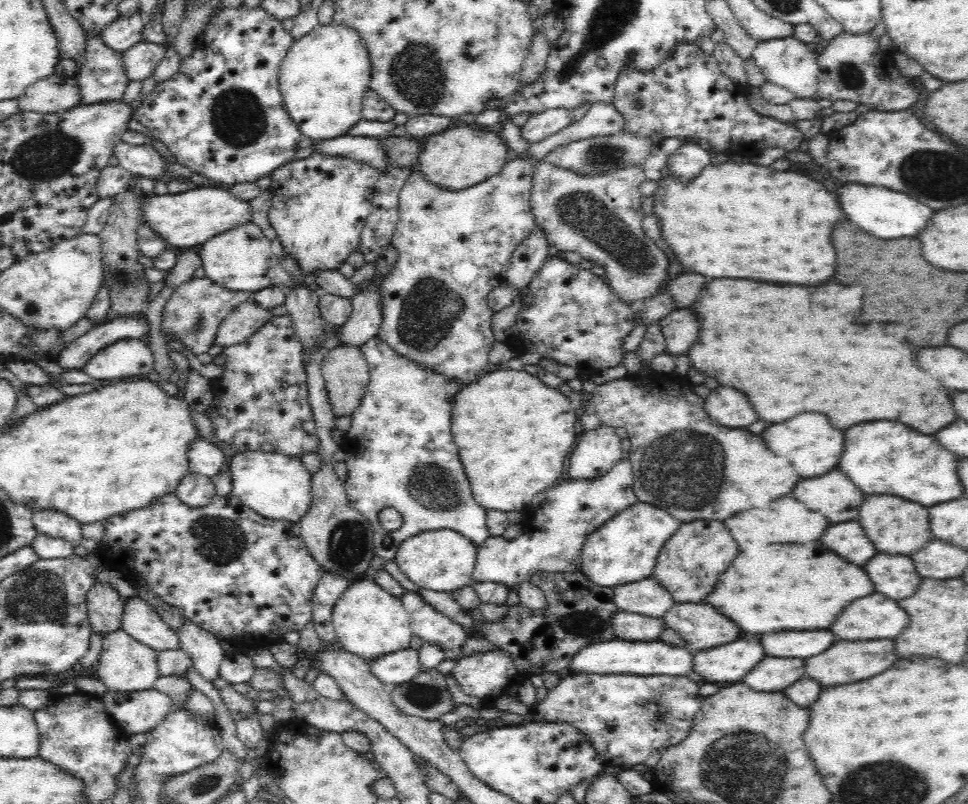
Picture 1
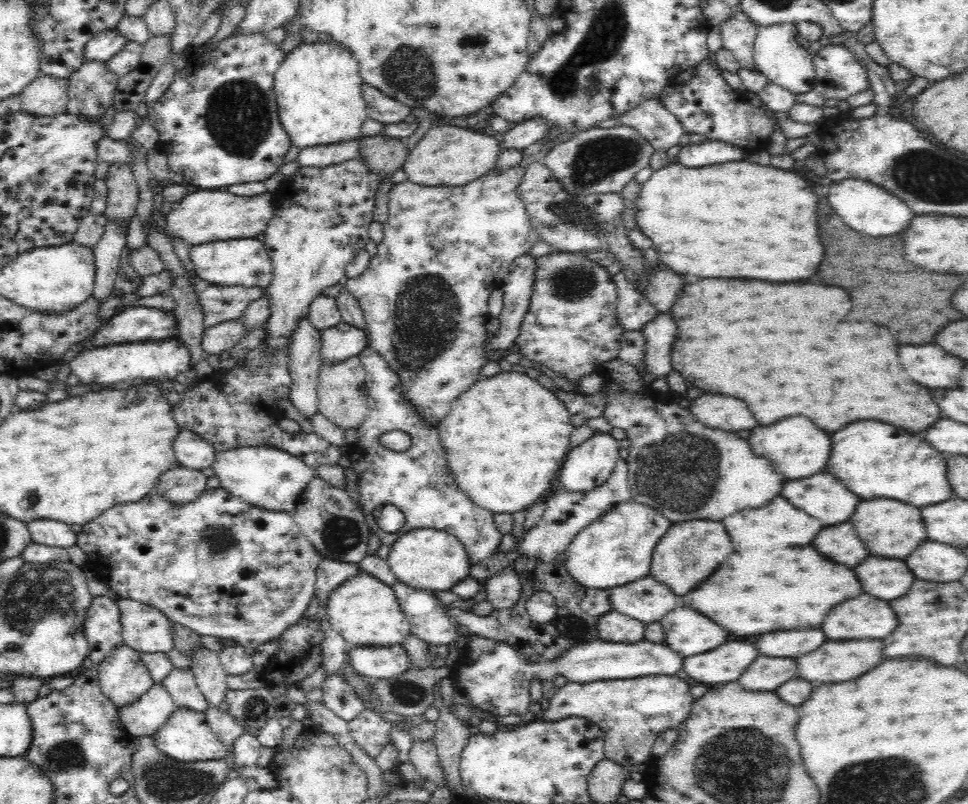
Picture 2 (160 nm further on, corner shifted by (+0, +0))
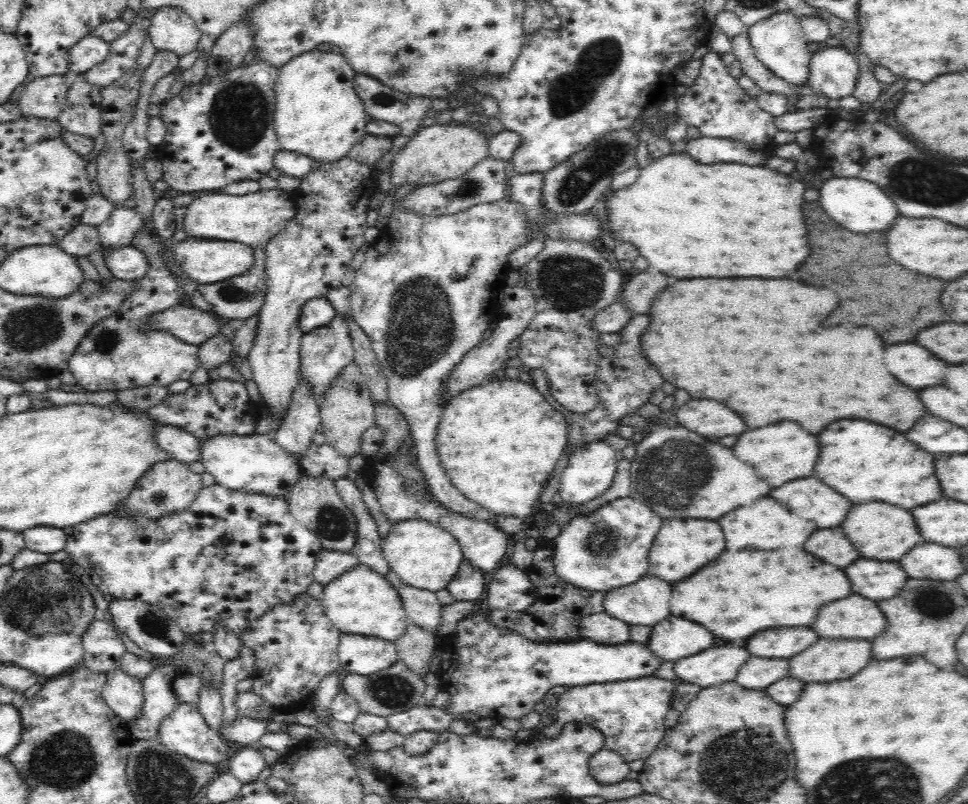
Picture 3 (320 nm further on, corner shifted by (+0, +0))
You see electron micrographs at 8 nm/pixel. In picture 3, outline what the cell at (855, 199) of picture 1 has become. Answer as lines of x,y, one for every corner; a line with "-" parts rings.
832,178
832,180
824,182
818,192
820,192
820,204
822,204
824,212
828,212
834,222
838,222
840,226
854,230
854,232
864,234
864,232
888,230
892,220
898,216
894,201
886,196
876,184
870,184
866,180

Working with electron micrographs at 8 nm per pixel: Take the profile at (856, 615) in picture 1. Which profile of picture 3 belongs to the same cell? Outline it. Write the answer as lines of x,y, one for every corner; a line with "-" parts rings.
850,594
836,604
826,604
818,610
818,616
810,628
820,638
844,638
844,640
872,640
886,626
886,620
872,600
858,594

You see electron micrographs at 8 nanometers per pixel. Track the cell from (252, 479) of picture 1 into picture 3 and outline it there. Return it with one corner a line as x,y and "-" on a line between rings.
216,434
199,440
200,462
205,472
214,476
216,484
230,490
259,492
268,496
283,497
300,478
301,466
292,455
273,441
271,435

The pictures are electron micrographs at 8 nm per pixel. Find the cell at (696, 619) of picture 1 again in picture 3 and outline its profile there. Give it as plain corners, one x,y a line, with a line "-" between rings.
668,616
664,622
654,624
652,632
650,632
650,640
648,640
648,648
658,658
662,658
664,662
676,662
678,658
686,658
686,656
698,654
698,652
702,652
702,650
706,650
710,646
714,646
714,636
710,632
706,632
706,628
702,628
696,622
676,618
676,616

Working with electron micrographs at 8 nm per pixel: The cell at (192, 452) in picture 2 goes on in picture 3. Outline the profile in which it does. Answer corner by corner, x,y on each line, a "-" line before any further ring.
154,422
152,439
162,450
169,452
171,458
186,463
200,460
199,439
183,428

